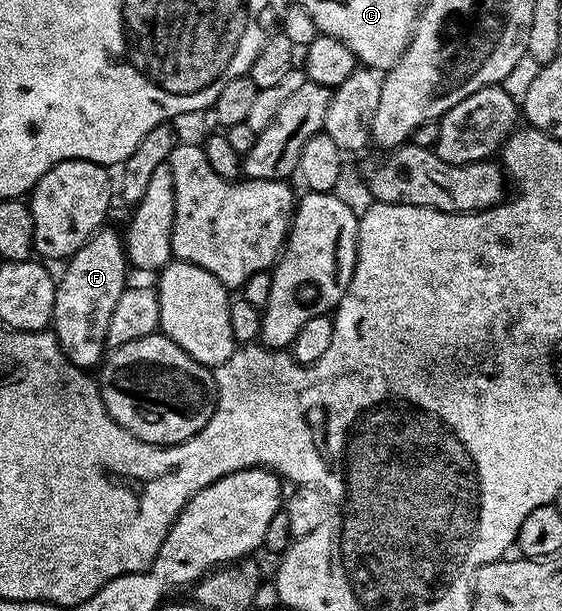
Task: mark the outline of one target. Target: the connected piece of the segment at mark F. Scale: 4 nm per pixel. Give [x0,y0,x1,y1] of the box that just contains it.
[51,229,127,369]

